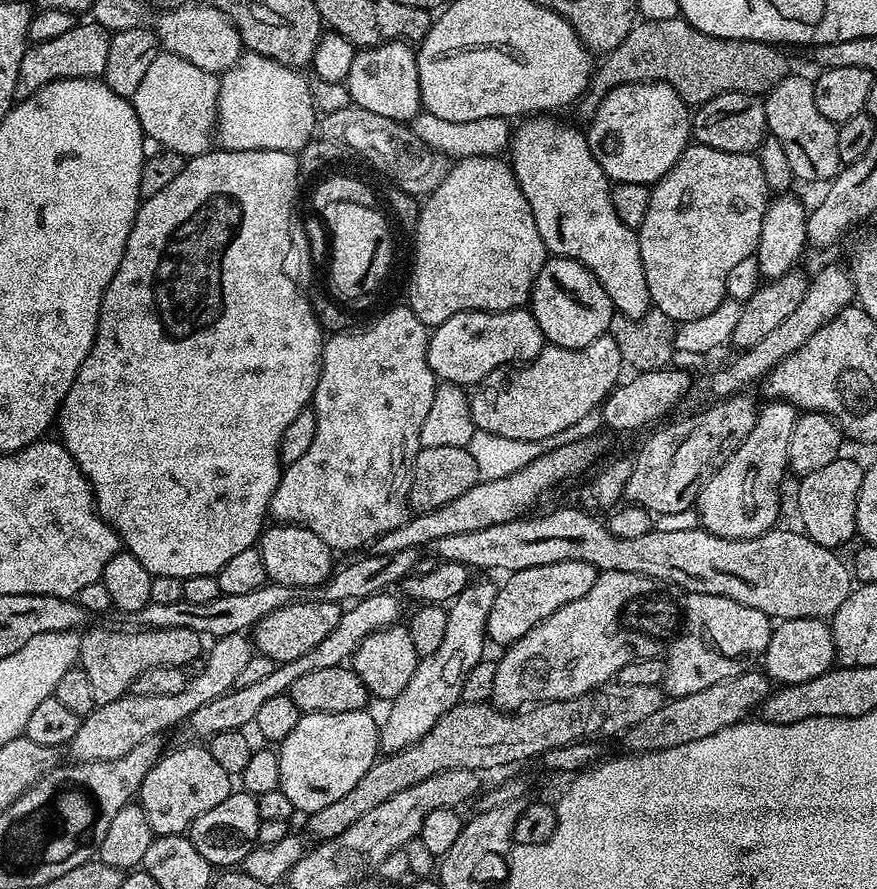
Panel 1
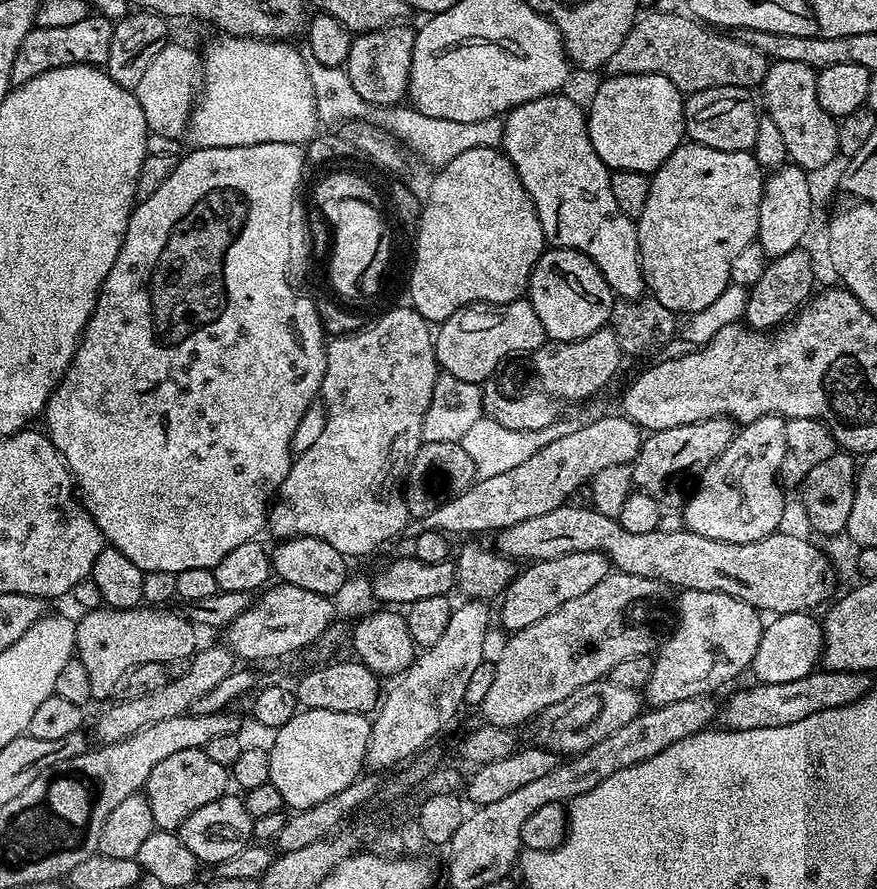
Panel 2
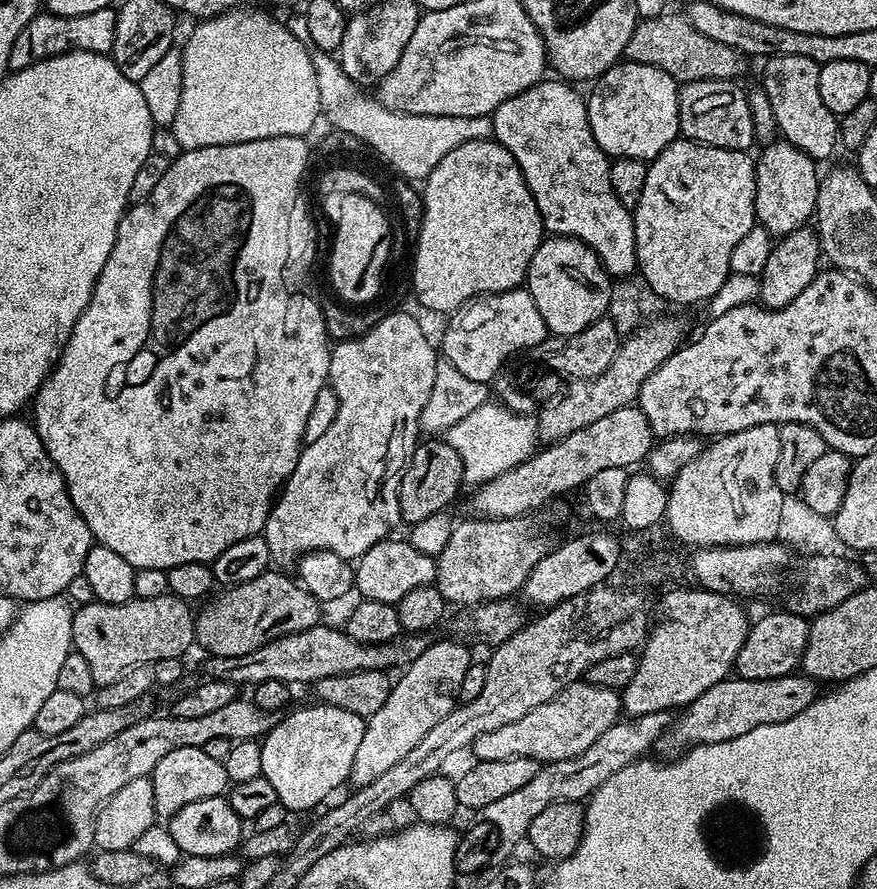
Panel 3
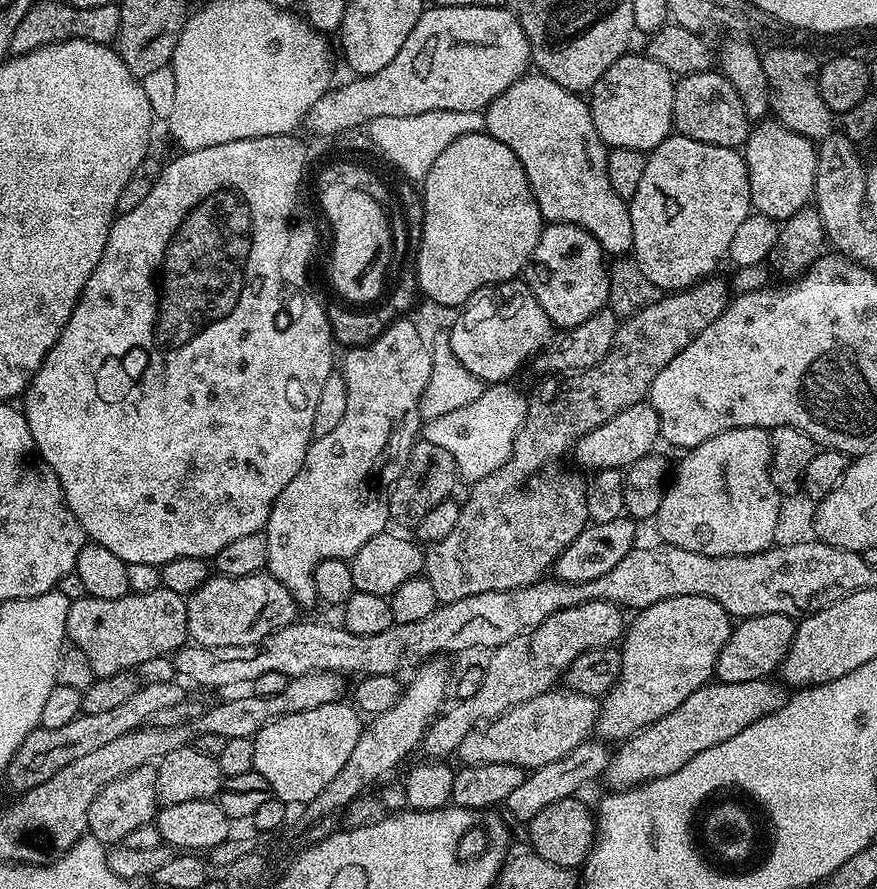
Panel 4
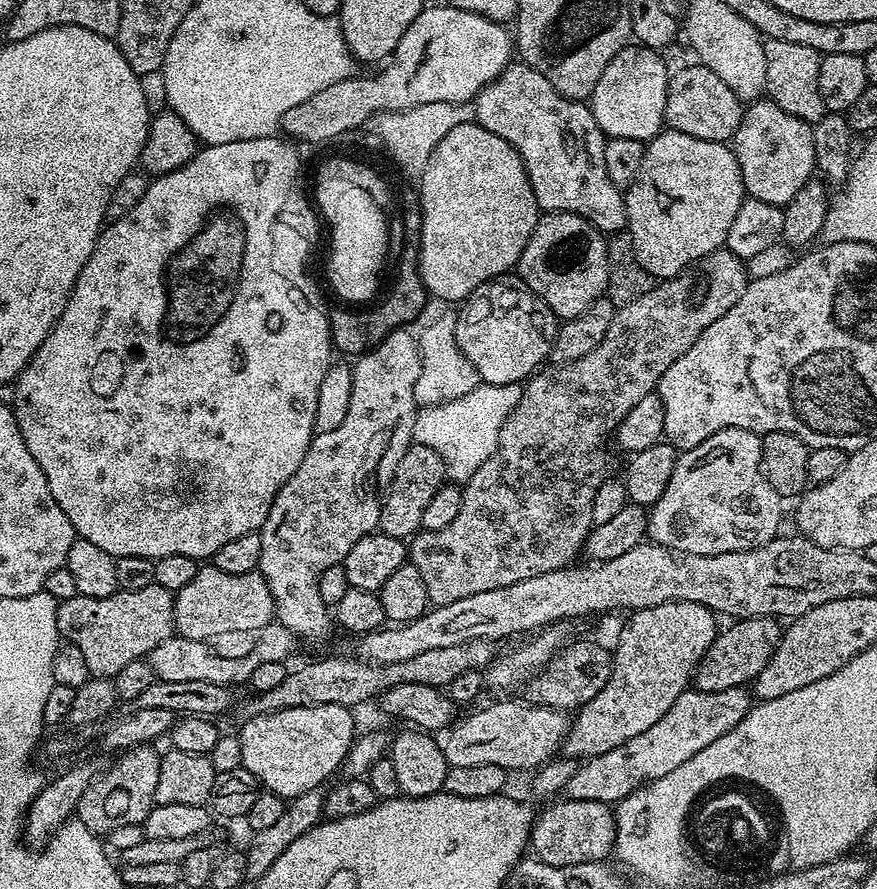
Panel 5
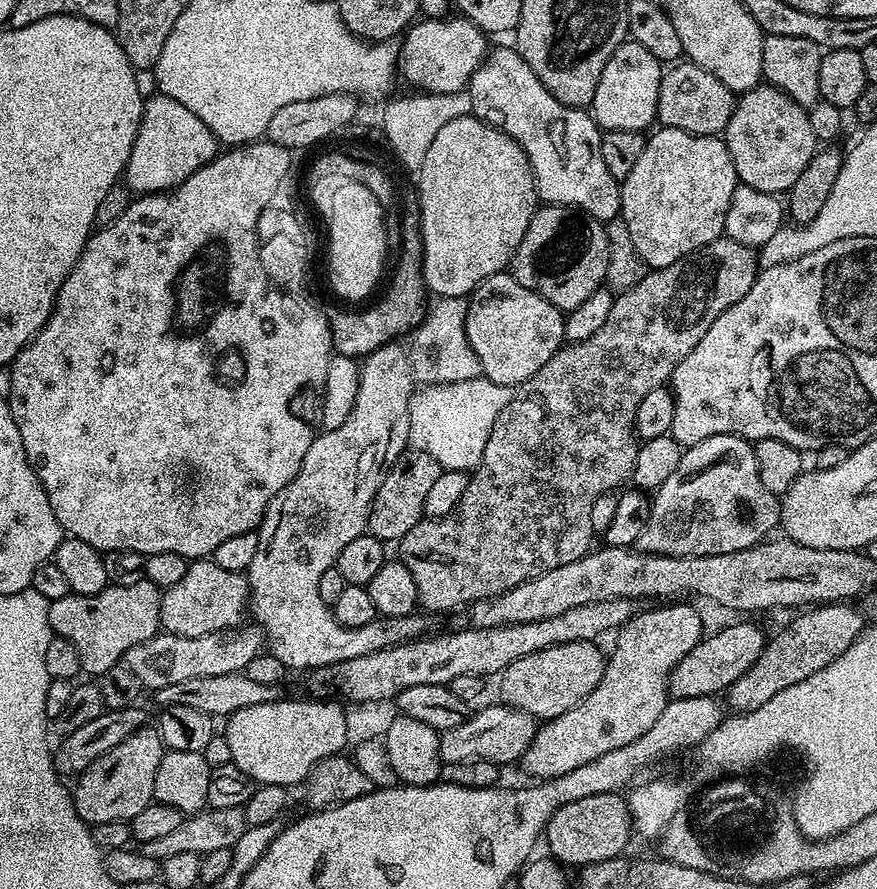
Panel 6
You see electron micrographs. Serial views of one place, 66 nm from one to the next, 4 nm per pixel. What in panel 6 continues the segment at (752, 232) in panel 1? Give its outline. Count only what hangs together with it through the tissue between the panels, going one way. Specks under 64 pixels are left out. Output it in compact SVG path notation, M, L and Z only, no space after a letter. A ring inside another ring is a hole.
M657 127L644 141L642 155L638 157L638 162L630 169L630 174L620 181L620 214L619 219L626 222L626 227L630 230L630 238L634 242L634 250L644 260L649 269L665 268L682 258L686 258L690 253L698 251L702 246L710 242L721 239L724 236L724 223L726 222L726 210L730 206L730 198L734 194L737 186L736 171L734 162L730 158L730 150L725 146L720 136L699 136L690 134L686 130L674 130L673 128Z

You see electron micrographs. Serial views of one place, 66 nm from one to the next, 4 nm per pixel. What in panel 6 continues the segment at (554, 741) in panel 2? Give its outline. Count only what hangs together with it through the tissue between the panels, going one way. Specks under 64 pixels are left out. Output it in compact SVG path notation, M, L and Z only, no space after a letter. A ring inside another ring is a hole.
M495 702L489 708L473 711L462 726L454 726L440 733L440 758L444 764L458 762L494 762L501 766L512 764L523 757L524 752L534 742L538 722L530 714L517 708L510 708L503 702Z

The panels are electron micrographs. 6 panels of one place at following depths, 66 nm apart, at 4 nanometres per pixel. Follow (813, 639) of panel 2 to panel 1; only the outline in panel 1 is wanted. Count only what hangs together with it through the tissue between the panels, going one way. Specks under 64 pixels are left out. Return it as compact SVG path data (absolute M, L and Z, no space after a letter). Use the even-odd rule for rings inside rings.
M794 618L779 621L773 627L772 637L762 657L762 668L769 681L780 686L810 682L810 678L818 678L818 674L829 672L836 663L836 646L832 629L829 621L824 618L819 620Z

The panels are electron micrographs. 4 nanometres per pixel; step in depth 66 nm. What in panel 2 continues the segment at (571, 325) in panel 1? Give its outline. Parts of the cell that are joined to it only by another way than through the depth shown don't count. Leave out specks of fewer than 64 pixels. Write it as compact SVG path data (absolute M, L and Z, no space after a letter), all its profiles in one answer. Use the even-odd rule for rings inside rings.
M553 247L545 250L530 274L526 299L534 306L538 322L542 322L545 337L552 342L586 338L612 319L613 290L602 270L578 250Z

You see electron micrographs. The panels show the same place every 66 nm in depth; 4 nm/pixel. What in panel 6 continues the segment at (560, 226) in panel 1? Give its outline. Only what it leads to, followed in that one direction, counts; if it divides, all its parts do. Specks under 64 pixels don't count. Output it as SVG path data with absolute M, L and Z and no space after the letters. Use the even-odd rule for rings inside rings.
M493 47L478 66L478 70L474 70L466 90L473 102L471 115L502 130L510 138L514 138L518 146L522 146L532 167L536 195L544 204L561 204L567 208L579 208L581 212L601 222L619 217L620 181L614 178L614 174L610 174L610 170L606 170L606 162L602 159L600 149L601 129L585 109L558 102L558 98L554 98L554 94L550 94L550 90L542 86L538 74L534 74L534 70L526 66L526 62L515 47Z

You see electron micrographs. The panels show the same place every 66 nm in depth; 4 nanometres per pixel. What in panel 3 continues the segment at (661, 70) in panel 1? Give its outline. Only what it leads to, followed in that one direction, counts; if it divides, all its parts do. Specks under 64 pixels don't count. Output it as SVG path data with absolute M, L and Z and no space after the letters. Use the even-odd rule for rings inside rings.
M687 15L649 16L641 19L636 25L634 34L630 34L630 42L626 42L624 60L633 60L646 66L658 66L658 70L666 70L680 84L702 82L703 80L736 80L744 72L746 57L743 52L730 46L722 46L722 42L714 42L714 38L706 38L689 22Z

